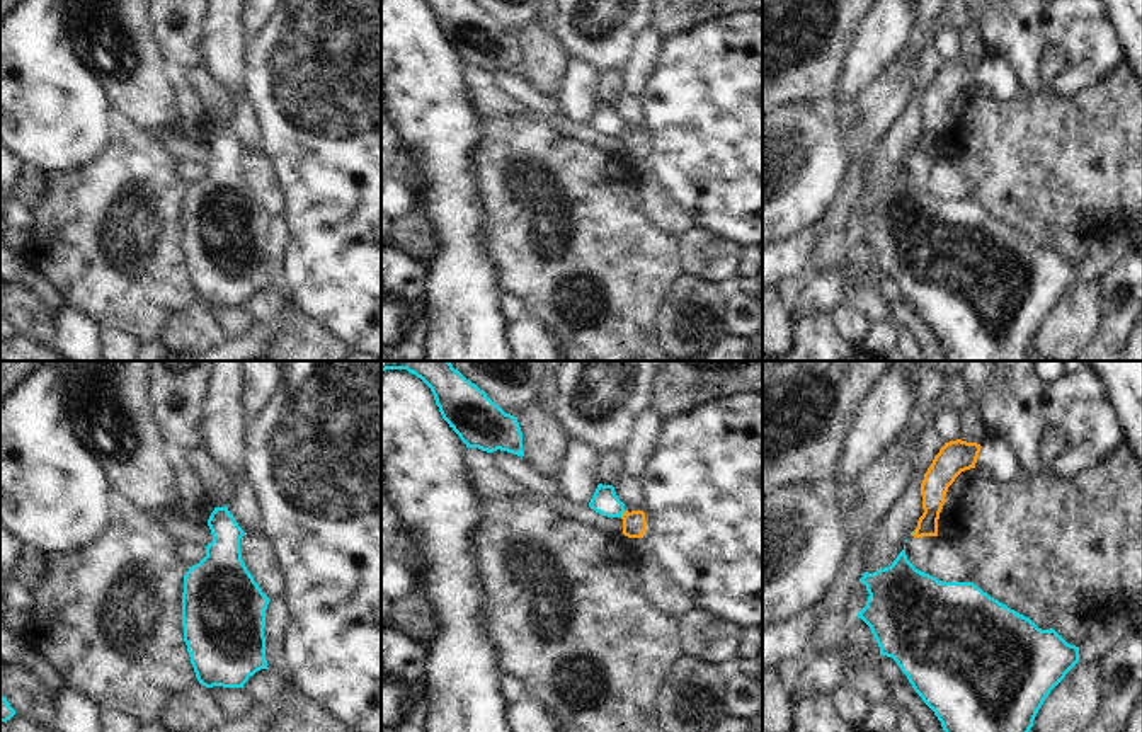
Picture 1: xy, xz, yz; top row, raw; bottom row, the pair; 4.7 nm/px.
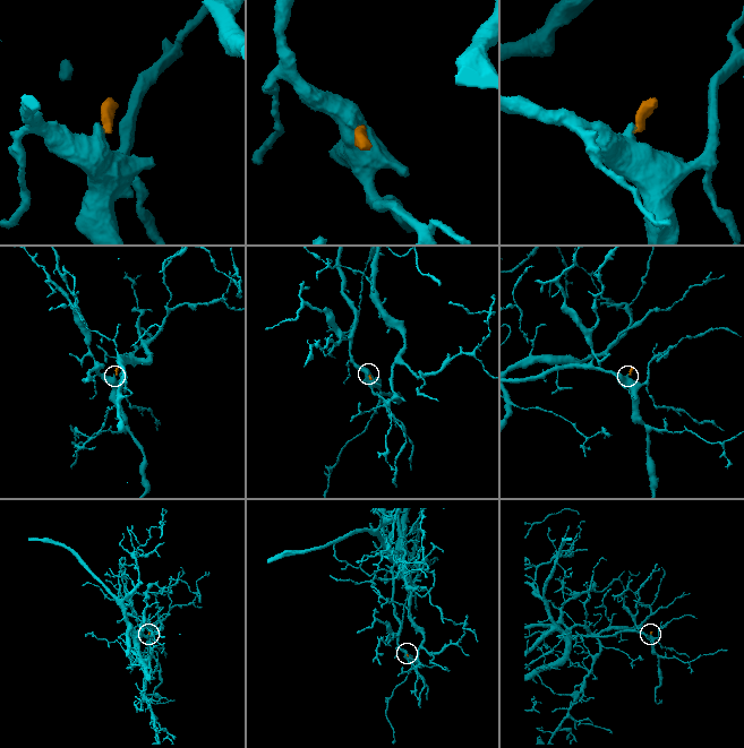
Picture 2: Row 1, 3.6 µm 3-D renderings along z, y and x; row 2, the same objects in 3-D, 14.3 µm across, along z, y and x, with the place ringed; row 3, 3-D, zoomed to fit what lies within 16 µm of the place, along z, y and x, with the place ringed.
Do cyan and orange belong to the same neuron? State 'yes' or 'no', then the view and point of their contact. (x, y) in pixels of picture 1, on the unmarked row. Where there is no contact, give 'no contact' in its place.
no | xz (622, 131)

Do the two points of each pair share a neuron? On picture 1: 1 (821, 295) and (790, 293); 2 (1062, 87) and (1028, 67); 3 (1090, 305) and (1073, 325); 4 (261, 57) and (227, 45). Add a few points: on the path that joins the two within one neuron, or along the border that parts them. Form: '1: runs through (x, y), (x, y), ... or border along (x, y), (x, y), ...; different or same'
1: border along (809, 276), (792, 312); different
2: runs through (1073, 65), (1073, 51), (1061, 40), (1040, 45); same
3: runs through (1084, 310), (1074, 320); same
4: border along (247, 43), (242, 91); different

